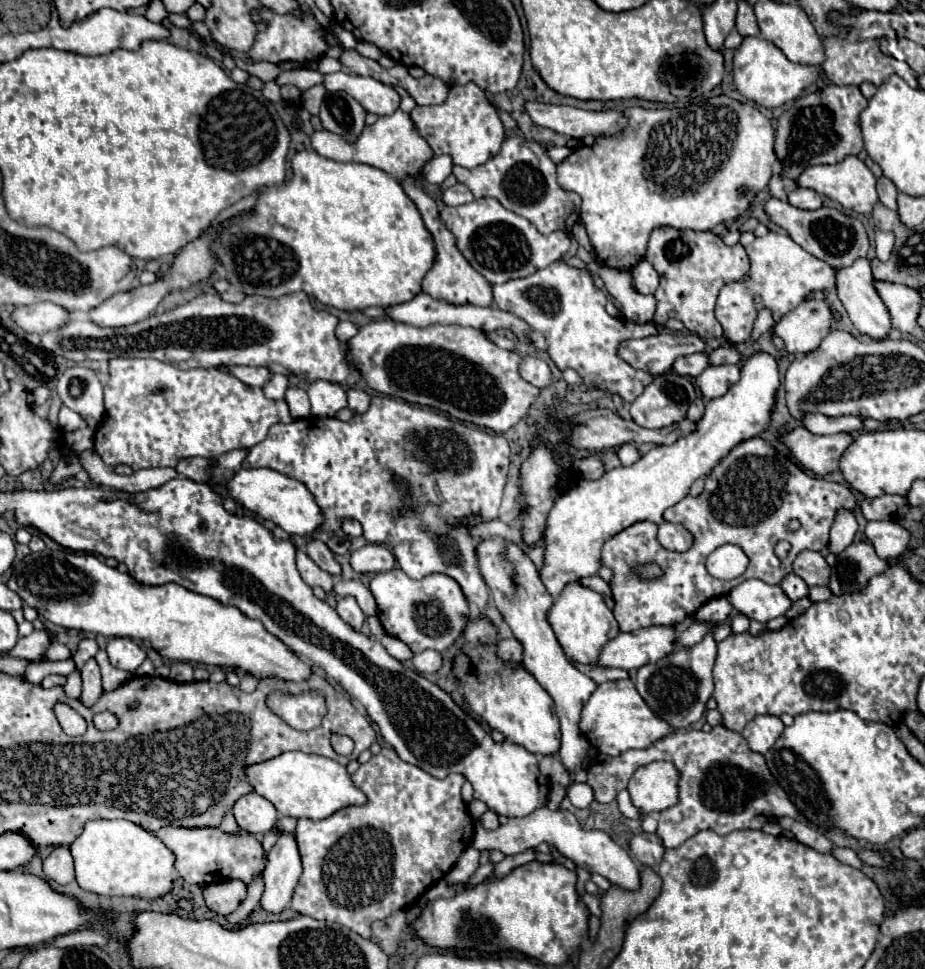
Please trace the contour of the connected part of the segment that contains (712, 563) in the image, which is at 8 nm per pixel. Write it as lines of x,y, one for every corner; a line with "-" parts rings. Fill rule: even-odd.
722,545
706,559
706,569
718,579
736,579
736,545

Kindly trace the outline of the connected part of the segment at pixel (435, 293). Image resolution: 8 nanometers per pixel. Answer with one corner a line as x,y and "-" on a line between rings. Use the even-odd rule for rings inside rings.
406,177
402,181
402,187
404,187
406,195
418,205
418,211
424,219
424,225
430,231
430,235
434,237
434,245
436,245
436,257
434,257
434,263
432,263
430,271
422,279
422,291
428,293
434,299
448,301
452,305
468,305
470,303
470,305
478,305
478,307
490,307
492,305
492,287
490,287
490,283
476,269
472,269
472,265
462,257
462,253
456,247
454,235
444,227
444,223
438,215
436,203
416,185
414,177

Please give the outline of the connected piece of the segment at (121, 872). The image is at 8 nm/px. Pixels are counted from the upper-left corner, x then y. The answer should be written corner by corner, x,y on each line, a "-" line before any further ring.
86,821
80,837
70,845
76,881
82,889
106,897
148,897
156,899
172,889
176,877
174,855
154,835
130,821

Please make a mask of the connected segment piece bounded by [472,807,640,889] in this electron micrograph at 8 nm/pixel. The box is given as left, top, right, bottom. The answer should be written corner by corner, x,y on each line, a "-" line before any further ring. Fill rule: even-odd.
540,807
532,811
526,817
508,819
506,825
500,825
496,831
488,831
484,827
474,827
474,841
472,845
478,851
484,849
498,849
504,855
516,855
528,849
536,849
540,843
548,843
554,849
558,849
564,857
572,859
578,867
586,869
588,873
598,873
606,877
612,885
620,885
624,889
638,889
640,887
640,869
630,859
630,855
612,841
612,837
606,831
584,831
576,819
574,813
558,809
550,811
548,807

